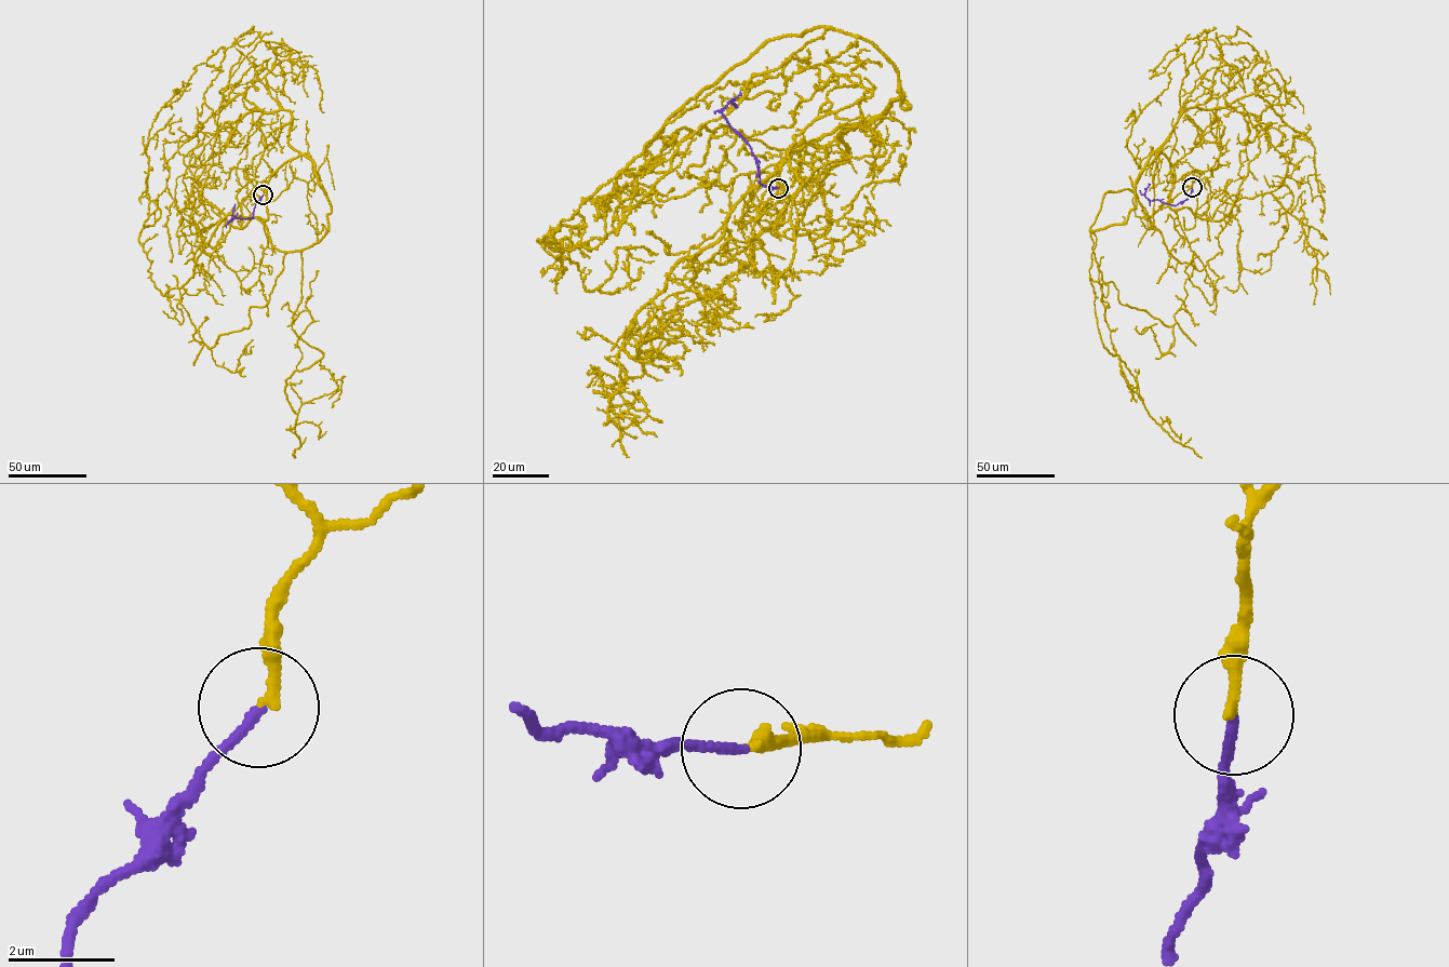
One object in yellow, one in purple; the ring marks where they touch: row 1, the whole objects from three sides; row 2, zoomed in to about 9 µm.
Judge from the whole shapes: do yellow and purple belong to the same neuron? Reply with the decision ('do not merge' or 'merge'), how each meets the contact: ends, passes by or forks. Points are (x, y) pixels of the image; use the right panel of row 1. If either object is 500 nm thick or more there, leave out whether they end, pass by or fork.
merge; yellow ends; purple ends

